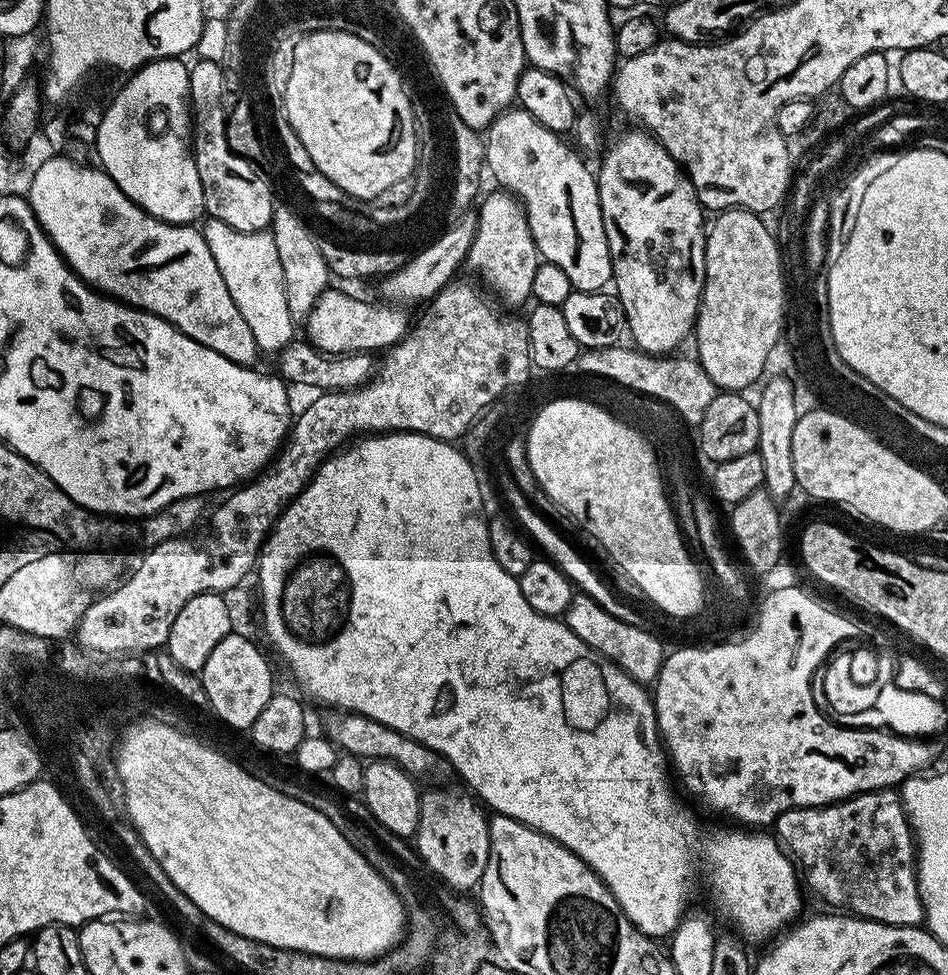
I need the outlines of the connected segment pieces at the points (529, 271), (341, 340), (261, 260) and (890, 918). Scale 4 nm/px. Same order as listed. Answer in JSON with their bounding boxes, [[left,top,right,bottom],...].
[[466,190,542,310],[306,286,408,356],[202,218,294,354],[774,788,925,928]]

